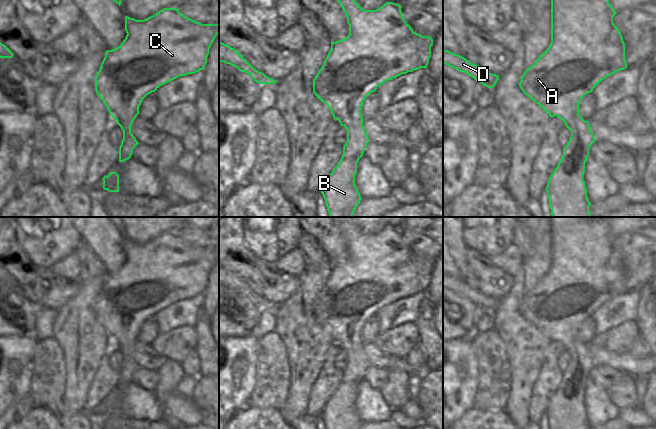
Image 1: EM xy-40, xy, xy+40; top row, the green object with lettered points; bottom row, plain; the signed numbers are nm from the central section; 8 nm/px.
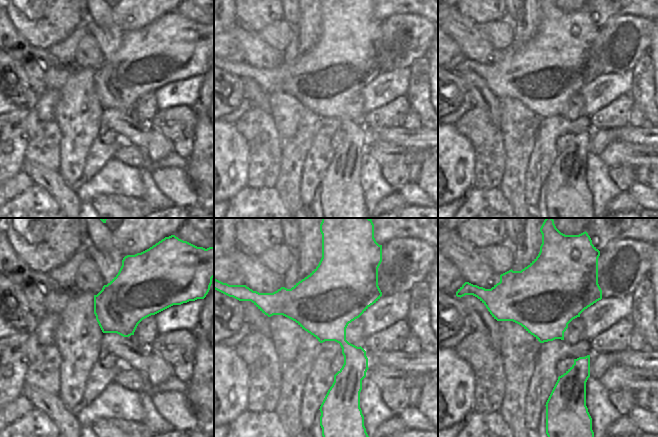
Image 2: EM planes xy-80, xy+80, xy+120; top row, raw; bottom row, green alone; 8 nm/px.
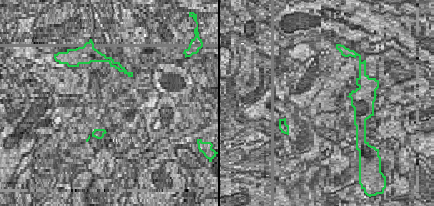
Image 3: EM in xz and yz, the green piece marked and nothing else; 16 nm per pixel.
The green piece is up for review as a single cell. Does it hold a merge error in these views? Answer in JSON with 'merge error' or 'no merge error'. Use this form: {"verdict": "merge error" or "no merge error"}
{"verdict": "no merge error"}

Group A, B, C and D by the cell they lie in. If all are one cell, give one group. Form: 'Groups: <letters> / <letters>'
Groups: A B C D

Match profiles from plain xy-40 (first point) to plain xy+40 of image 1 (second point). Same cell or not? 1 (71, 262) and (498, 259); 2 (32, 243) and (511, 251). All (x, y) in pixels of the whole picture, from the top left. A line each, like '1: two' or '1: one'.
1: one
2: two

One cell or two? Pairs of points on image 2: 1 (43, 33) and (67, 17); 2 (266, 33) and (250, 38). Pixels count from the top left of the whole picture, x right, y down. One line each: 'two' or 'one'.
1: one
2: two

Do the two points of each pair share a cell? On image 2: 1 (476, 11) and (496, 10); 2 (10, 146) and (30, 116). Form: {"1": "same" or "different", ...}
{"1": "same", "2": "same"}

